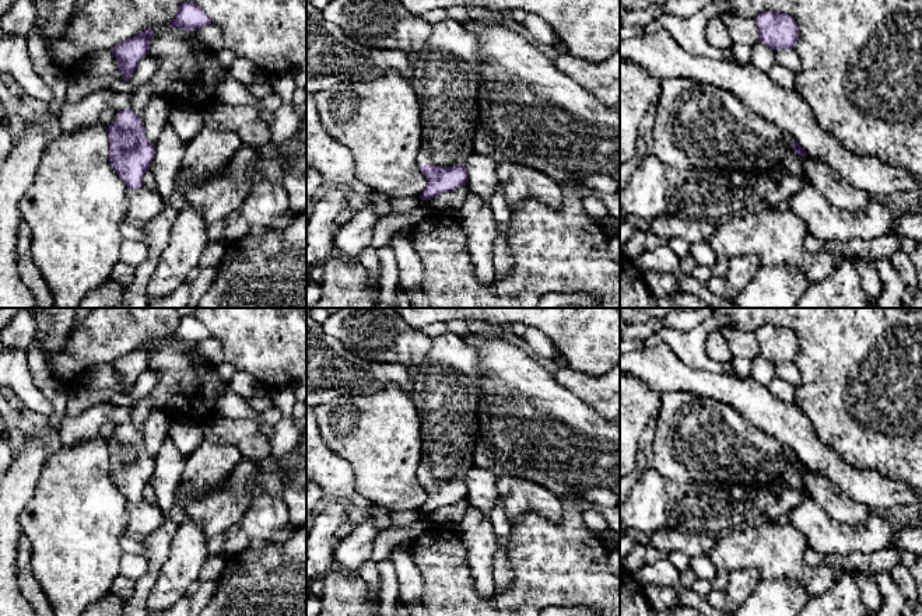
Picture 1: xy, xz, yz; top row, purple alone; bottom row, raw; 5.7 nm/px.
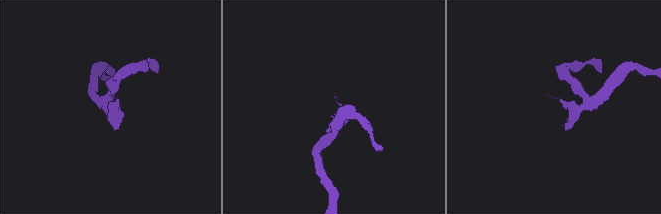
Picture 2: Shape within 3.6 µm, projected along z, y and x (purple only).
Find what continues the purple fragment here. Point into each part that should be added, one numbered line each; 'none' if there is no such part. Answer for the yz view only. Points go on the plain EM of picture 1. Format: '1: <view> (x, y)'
none

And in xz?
1: xz (447, 388)

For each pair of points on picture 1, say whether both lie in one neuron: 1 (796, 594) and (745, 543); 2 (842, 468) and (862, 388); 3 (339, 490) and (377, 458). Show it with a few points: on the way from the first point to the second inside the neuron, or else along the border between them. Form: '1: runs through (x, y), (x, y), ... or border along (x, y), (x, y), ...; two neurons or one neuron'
1: border along (761, 578), (793, 580), (810, 597); two neurons
2: border along (819, 438), (858, 468), (875, 471); two neurons
3: border along (333, 452), (351, 466), (356, 492); two neurons

